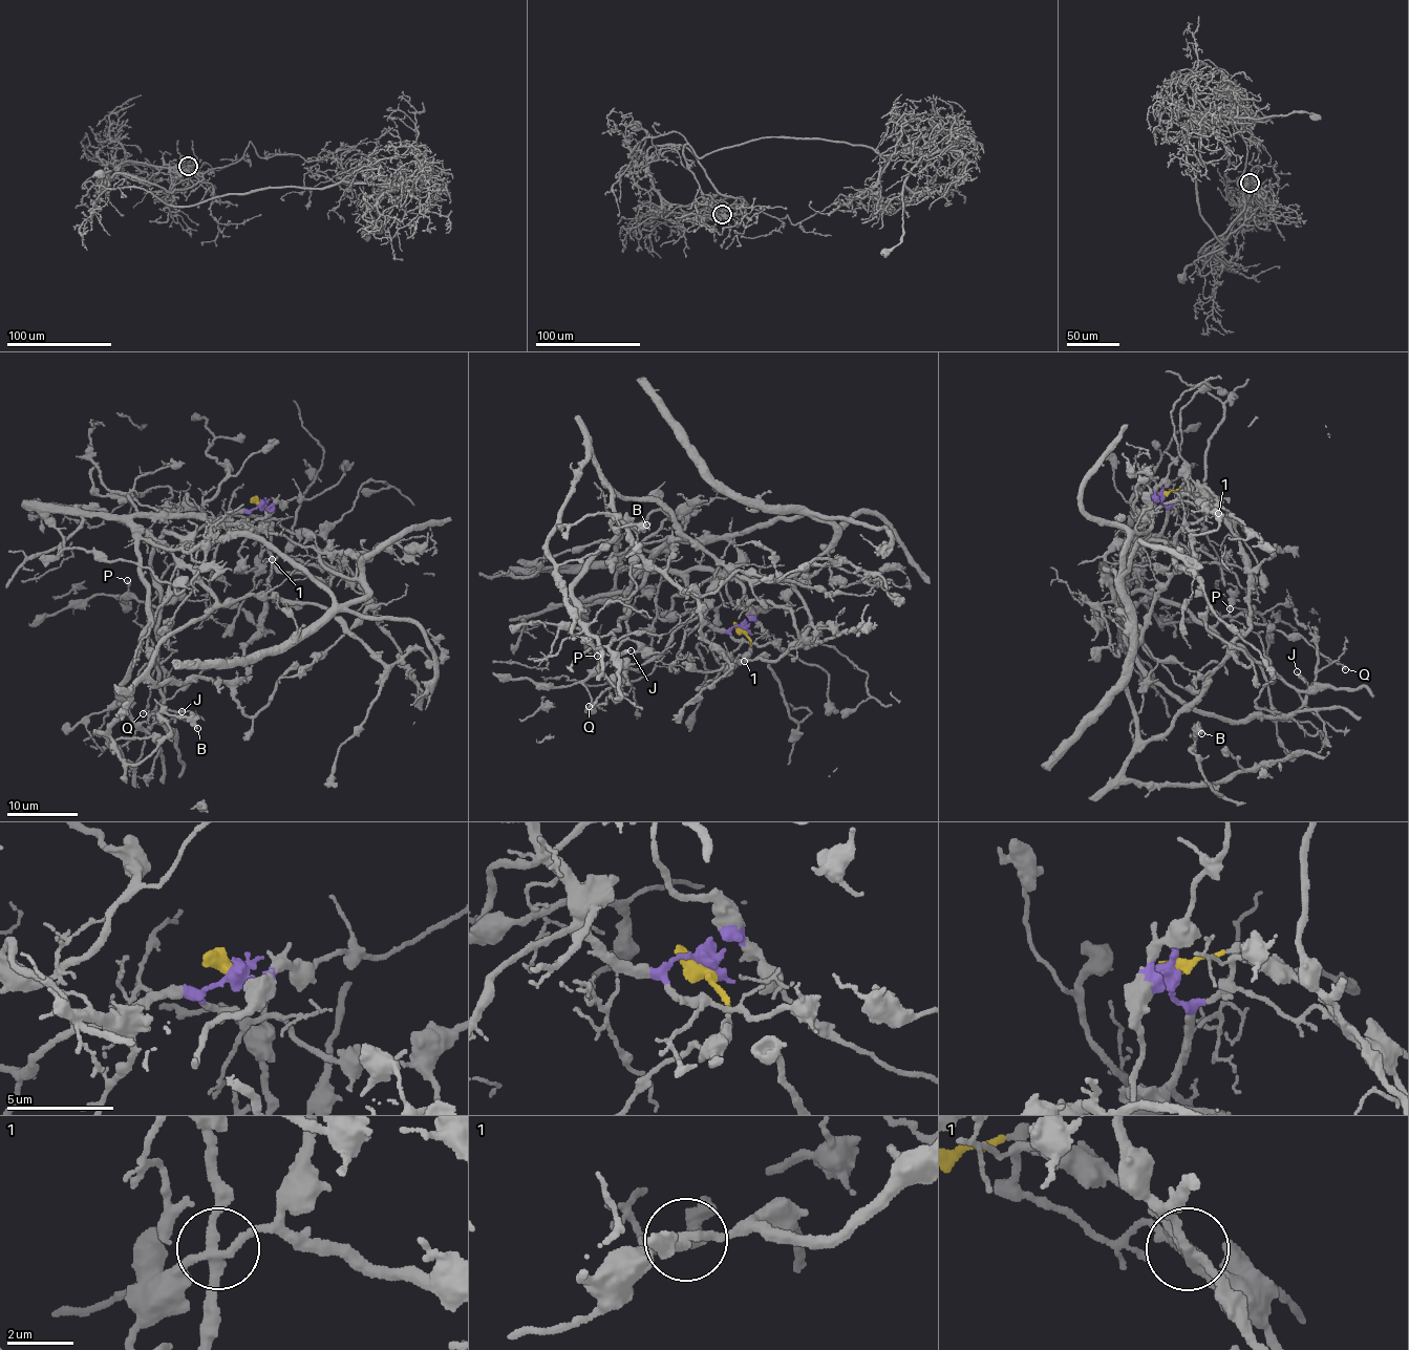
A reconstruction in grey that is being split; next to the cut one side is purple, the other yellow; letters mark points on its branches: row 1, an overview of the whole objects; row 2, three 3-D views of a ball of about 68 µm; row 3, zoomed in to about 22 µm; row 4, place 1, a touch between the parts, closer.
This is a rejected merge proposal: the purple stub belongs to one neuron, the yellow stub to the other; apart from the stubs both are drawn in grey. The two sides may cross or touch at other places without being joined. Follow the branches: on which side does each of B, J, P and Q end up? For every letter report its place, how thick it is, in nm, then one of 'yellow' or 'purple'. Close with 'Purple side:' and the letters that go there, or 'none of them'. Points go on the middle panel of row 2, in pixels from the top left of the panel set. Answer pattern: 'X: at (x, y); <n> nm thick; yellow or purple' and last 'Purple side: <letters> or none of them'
B: at (646, 524); 320 nm thick; yellow
J: at (631, 650); 280 nm thick; purple
P: at (597, 656); 180 nm thick; purple
Q: at (589, 706); 200 nm thick; purple
Purple side: J, P, Q

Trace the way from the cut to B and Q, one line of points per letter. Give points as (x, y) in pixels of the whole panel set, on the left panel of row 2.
B: (260, 504), (273, 565), (248, 677), (141, 682), (110, 733), (140, 764), (169, 730), (163, 711), (197, 728)
Q: (260, 504), (220, 519), (172, 510), (151, 563), (162, 605), (151, 606), (158, 662), (143, 714)

